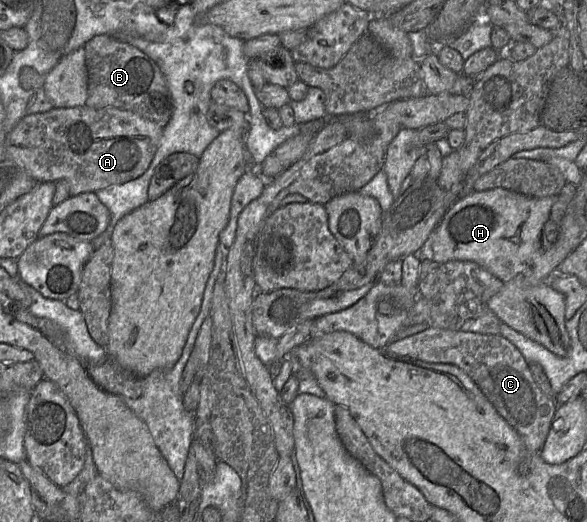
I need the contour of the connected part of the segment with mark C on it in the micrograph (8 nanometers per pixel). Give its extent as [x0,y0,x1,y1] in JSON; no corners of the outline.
[387,325,558,453]

